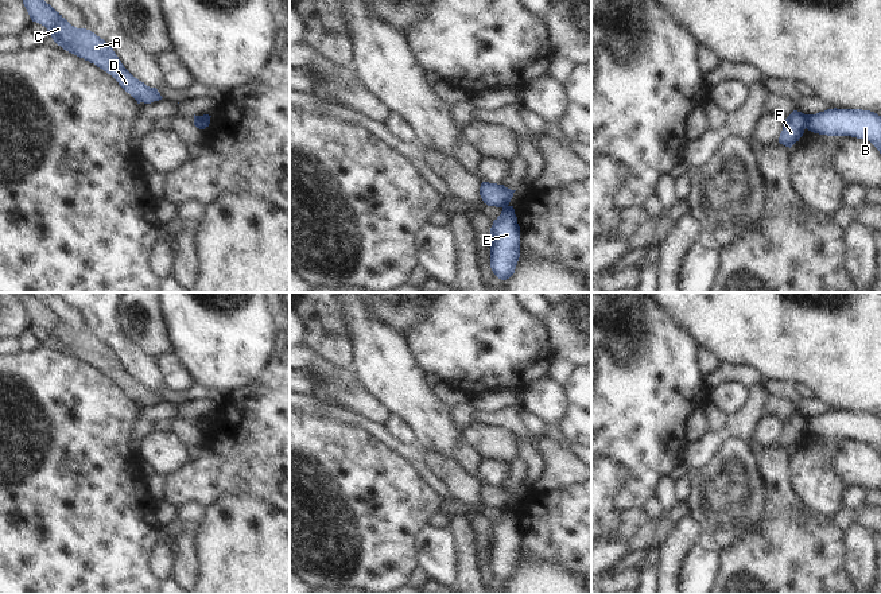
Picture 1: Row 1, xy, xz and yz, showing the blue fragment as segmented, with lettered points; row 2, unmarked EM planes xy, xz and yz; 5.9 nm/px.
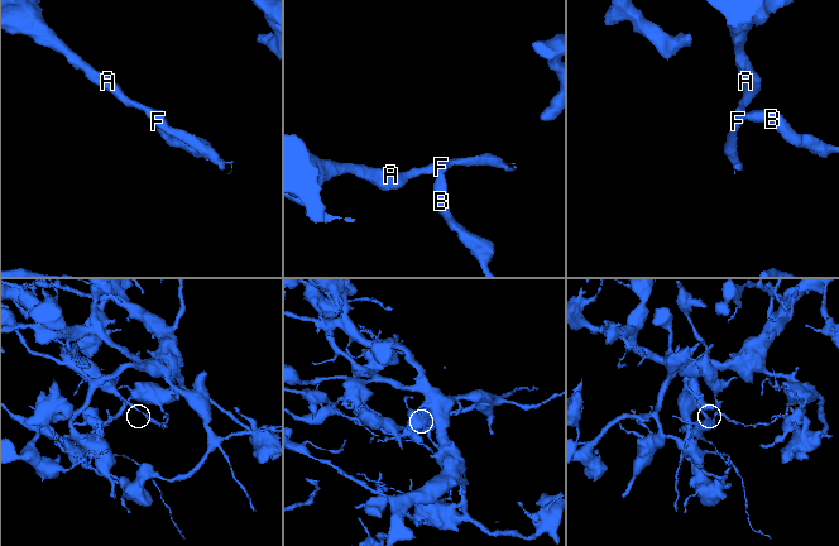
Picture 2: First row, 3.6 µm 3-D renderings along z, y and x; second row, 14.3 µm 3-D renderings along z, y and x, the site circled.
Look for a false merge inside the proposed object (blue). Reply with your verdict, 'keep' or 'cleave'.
cleave

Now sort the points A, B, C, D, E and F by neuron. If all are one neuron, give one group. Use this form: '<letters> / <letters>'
A C D F / B E

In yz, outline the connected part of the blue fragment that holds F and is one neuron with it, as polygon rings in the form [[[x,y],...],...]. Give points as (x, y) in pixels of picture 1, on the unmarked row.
[[[793,412],[783,426],[783,432],[779,439],[779,444],[785,449],[792,449],[803,438],[807,430],[807,416]]]

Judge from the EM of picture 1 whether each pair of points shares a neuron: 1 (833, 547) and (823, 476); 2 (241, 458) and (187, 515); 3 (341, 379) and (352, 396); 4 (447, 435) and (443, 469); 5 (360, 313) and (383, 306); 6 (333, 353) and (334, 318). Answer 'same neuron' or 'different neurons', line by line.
1: different neurons
2: same neuron
3: different neurons
4: different neurons
5: different neurons
6: different neurons

